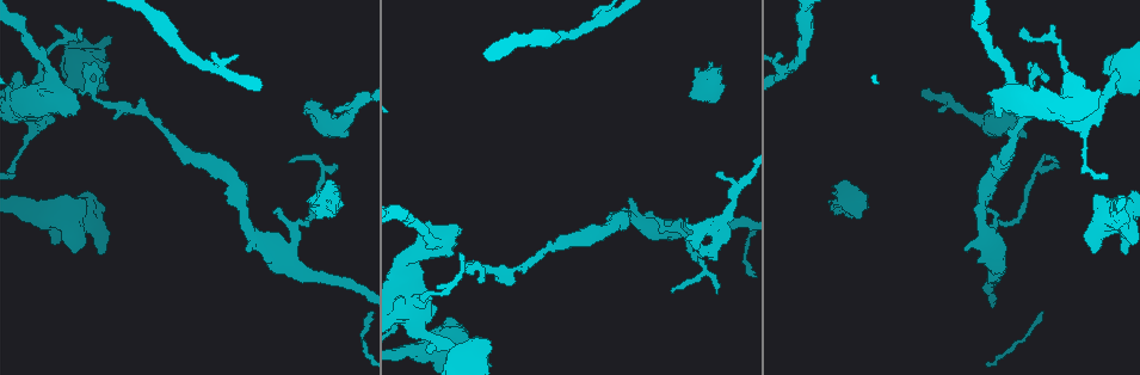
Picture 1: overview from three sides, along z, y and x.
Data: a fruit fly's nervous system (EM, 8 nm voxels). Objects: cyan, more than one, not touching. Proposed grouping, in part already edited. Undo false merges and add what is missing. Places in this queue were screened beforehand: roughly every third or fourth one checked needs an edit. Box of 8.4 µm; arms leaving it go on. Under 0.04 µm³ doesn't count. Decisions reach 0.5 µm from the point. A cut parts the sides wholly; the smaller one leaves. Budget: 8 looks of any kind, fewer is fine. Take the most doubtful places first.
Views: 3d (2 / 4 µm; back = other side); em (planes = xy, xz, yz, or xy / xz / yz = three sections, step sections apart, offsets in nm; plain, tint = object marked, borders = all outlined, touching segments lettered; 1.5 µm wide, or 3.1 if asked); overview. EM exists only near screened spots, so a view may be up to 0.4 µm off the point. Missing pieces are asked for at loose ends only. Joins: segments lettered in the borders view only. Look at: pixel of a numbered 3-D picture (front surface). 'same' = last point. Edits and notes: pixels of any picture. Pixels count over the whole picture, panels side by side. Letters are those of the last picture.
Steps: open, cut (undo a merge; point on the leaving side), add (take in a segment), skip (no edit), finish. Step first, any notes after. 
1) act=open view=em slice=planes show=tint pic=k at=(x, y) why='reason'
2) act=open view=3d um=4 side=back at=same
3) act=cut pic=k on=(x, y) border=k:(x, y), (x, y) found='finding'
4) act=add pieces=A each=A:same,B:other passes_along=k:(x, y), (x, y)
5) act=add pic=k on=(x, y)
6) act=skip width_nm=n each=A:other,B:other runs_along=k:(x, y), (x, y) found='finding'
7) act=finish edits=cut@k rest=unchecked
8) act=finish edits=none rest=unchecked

act=open view=3d um=4 side=back pic=1 at=(1027, 135)

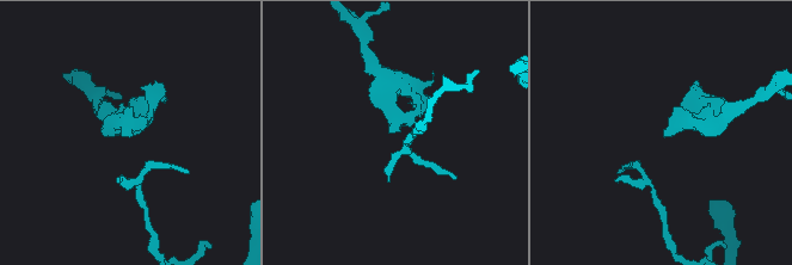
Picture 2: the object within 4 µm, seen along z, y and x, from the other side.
act=open view=em slice=planes show=borders pic=2 at=(400, 131)

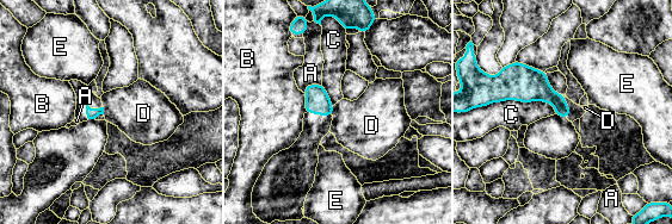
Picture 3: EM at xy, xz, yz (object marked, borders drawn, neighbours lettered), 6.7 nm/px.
act=skip each=A:other,B:other,C:other,D:other,E:other border=3:(304, 95), (306, 112) found='none of them fits'

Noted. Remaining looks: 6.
act=open view=3d um=2 pic=1 at=(74, 249) why='branch stops here'

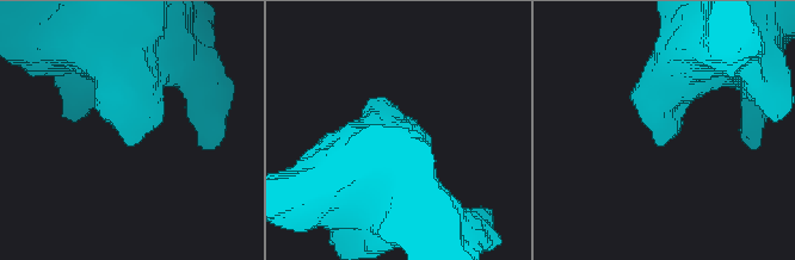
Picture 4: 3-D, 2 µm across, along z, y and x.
act=open view=em slice=planes show=borders pic=4 at=(389, 123) why='shape alone is not enough'

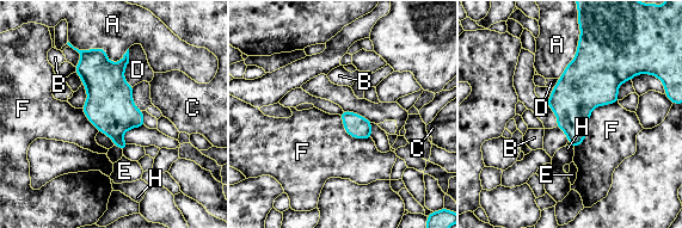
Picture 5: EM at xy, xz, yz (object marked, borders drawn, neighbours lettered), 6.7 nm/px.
act=skip each=A:other,B:other,C:other,D:other,E:other,F:other,H:other border=5:(618, 100), (593, 110), (573, 148) found='none of them fits'

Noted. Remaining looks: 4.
act=open view=3d um=4 pic=1 at=(1028, 86) why='free end'

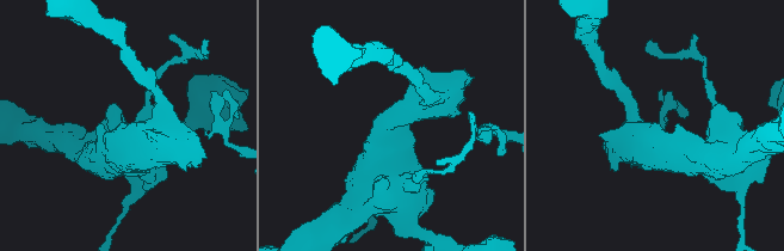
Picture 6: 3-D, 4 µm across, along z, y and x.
act=open view=em slice=planes show=borders pic=6 at=(657, 124) why='need the tissue'

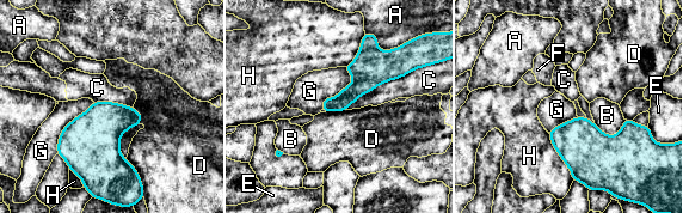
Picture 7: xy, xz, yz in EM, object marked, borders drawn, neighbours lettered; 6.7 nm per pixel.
act=skip each=A:other,B:other,C:other,D:other,E:other,F:other,G:other,H:other border=7:(414, 70), (364, 92), (345, 109) found='none of them fits'

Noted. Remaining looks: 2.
act=finish edits=none rest=unchecked

